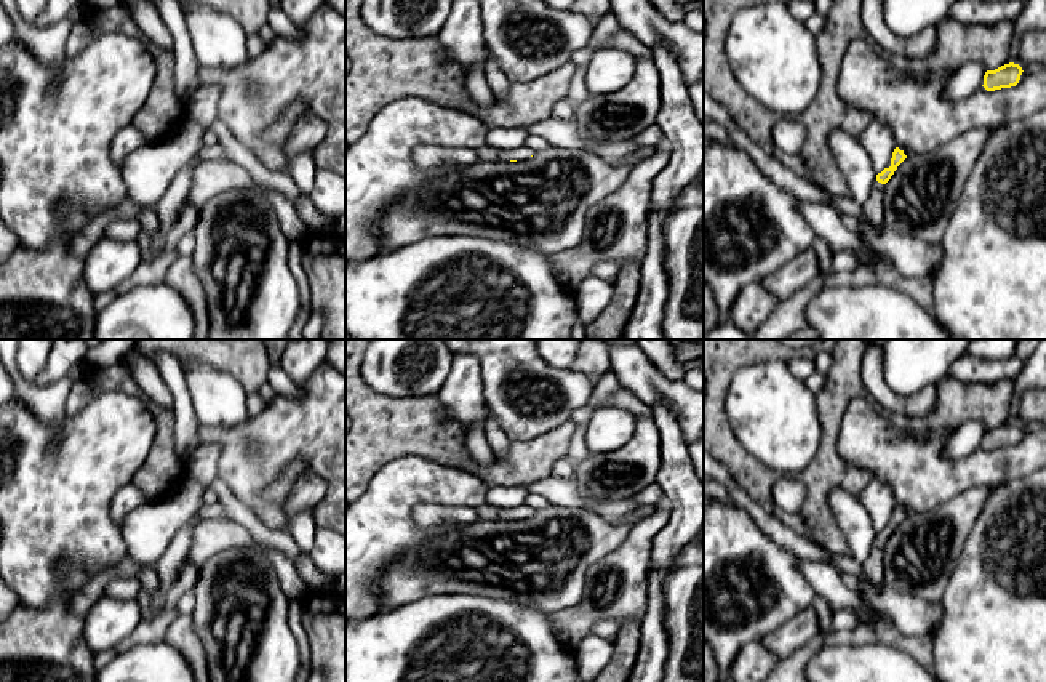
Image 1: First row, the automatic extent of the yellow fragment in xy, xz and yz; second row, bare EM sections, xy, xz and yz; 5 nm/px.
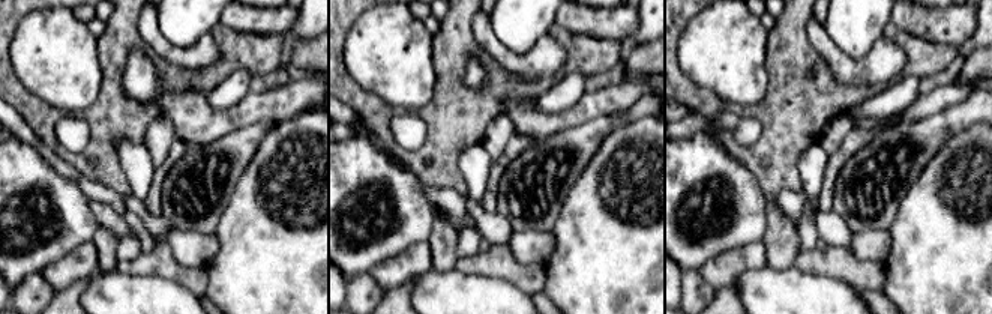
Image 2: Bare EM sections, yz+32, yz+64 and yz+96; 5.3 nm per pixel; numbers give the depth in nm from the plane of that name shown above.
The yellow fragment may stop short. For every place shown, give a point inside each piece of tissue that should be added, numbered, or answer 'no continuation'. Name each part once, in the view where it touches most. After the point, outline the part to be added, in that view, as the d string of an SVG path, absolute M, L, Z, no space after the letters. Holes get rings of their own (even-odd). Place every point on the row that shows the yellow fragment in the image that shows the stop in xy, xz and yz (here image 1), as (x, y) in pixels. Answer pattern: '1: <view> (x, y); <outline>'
1: yz (872, 208); M873 183L868 199L862 203L865 221L873 226L883 224L883 191L886 184Z

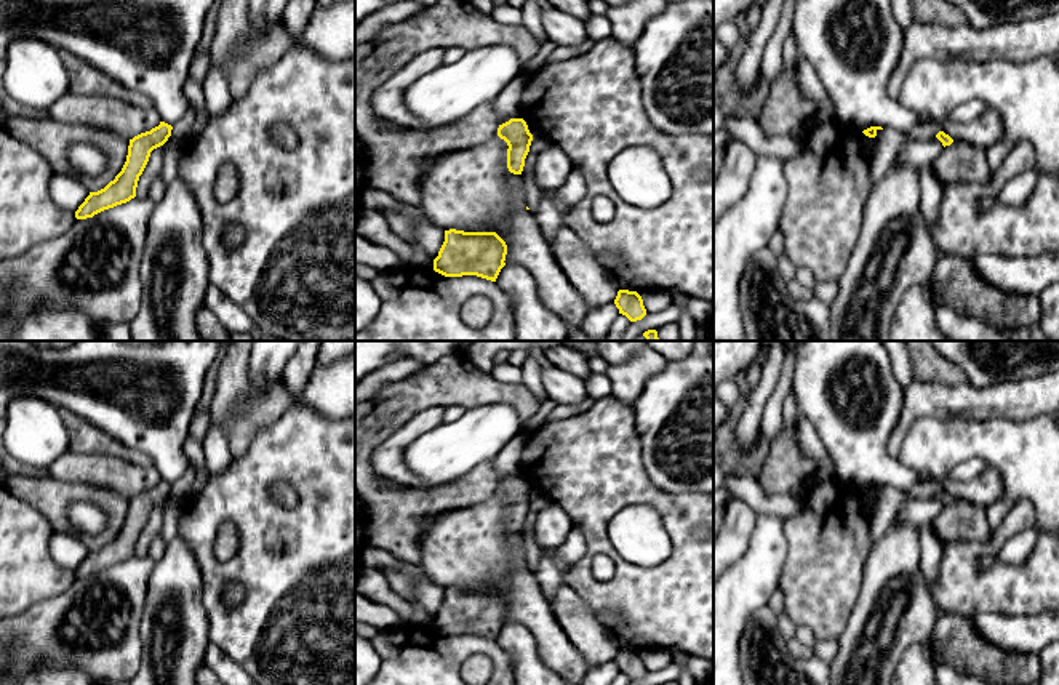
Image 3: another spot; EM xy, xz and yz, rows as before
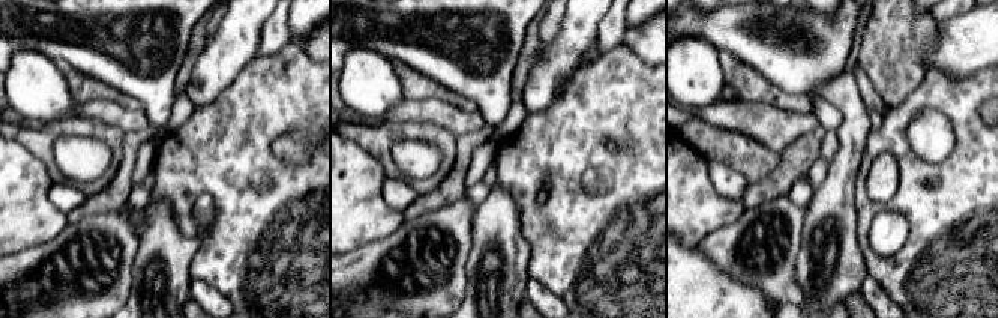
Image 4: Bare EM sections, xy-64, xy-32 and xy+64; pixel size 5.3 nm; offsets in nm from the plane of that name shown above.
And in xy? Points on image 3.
no continuation

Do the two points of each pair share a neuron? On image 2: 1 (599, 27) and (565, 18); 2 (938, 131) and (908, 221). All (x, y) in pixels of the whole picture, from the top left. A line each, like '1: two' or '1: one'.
1: one
2: two

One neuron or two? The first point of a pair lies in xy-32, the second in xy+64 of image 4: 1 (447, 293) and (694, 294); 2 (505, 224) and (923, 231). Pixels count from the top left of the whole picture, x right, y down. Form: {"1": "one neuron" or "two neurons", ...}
{"1": "two neurons", "2": "two neurons"}

